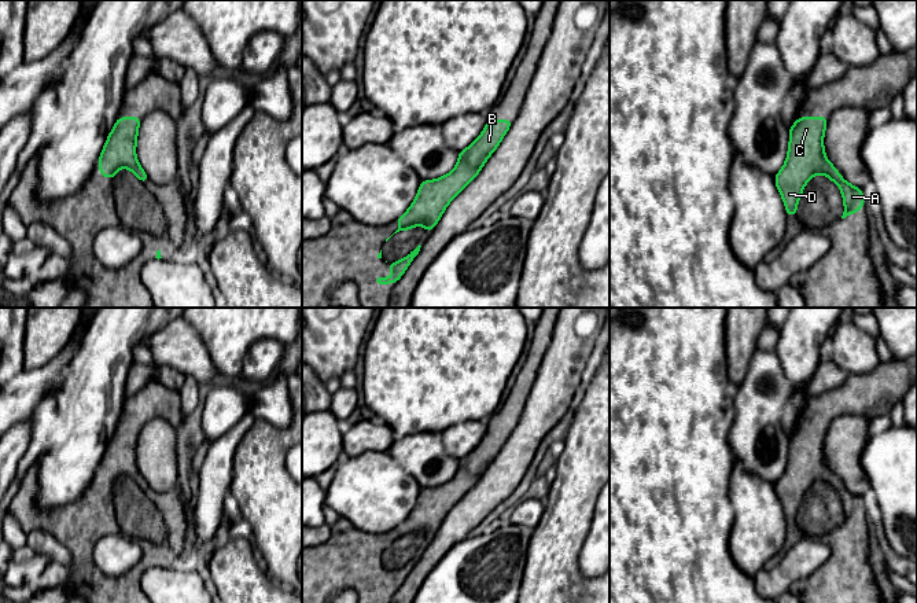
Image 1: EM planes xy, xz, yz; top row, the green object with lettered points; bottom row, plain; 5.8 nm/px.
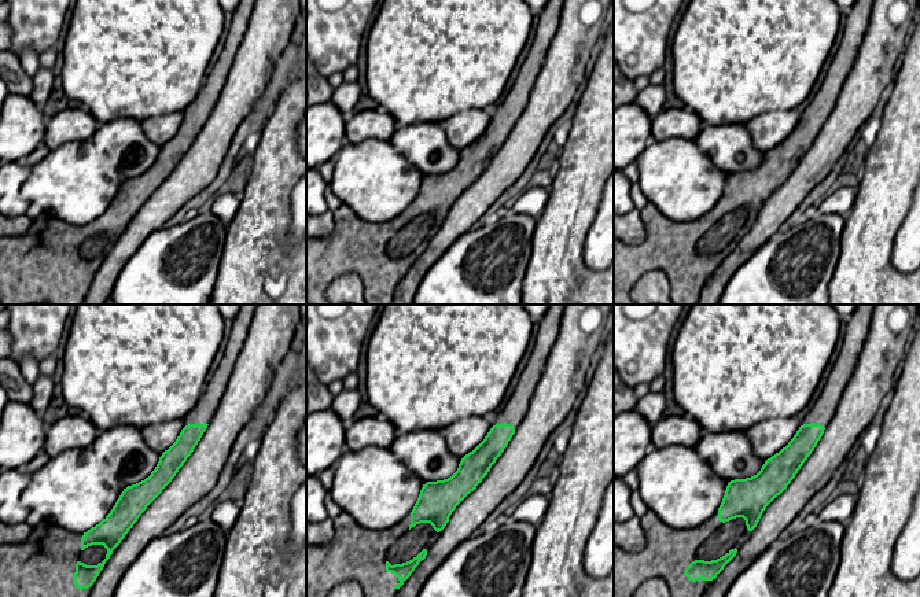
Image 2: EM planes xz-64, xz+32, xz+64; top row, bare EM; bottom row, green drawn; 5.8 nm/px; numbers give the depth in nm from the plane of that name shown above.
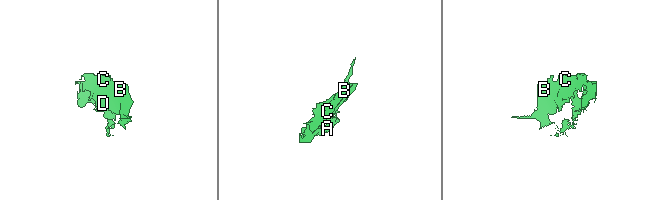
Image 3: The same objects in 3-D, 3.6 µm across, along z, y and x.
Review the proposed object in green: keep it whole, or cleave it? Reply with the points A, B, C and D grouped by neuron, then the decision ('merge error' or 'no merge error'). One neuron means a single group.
A B C D; no merge error

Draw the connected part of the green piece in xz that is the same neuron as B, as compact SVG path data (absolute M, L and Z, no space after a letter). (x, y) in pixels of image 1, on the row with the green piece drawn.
M487 120L478 139L458 151L457 165L435 180L421 180L409 209L395 220L399 231L423 225L430 234L441 220L448 205L478 176L490 155L497 150L513 120Z

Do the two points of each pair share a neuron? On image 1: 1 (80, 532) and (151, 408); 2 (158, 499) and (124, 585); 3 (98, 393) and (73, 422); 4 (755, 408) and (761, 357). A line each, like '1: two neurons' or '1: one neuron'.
1: one neuron
2: one neuron
3: one neuron
4: one neuron

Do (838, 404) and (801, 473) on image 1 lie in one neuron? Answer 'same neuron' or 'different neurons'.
same neuron

